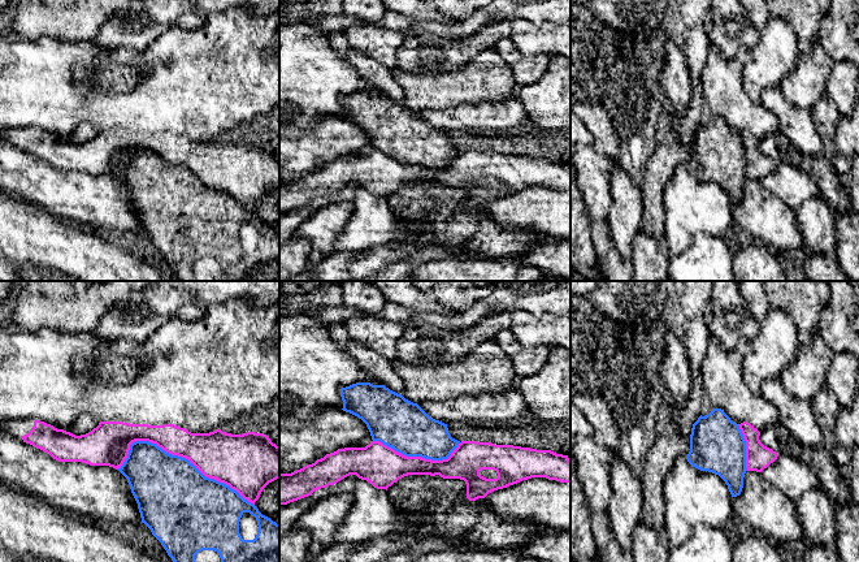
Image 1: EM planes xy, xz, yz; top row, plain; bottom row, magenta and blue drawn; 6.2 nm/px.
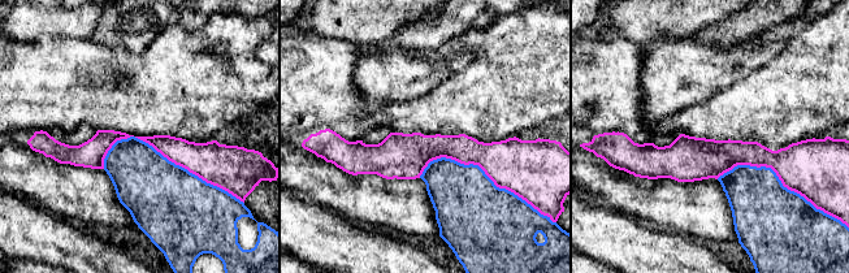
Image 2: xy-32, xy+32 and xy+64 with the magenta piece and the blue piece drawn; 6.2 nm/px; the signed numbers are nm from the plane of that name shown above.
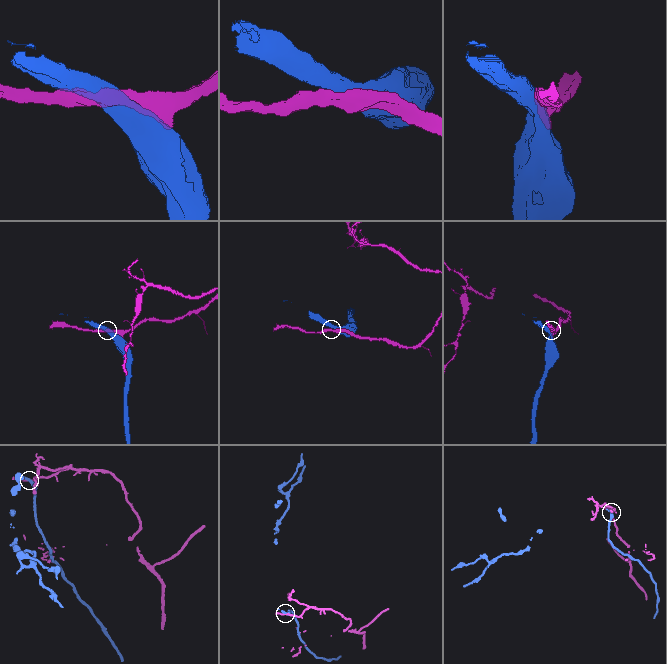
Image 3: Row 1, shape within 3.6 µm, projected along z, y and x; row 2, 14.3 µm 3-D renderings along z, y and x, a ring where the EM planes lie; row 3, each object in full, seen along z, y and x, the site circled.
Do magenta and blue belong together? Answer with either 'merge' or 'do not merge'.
do not merge

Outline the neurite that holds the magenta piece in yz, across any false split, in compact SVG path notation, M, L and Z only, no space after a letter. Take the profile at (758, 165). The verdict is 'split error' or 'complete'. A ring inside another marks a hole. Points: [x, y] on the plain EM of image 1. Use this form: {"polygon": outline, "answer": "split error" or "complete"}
{"polygon": "M747 130L738 134L746 150L746 177L762 181L777 168L778 163L760 151L760 140L754 134Z", "answer": "complete"}

